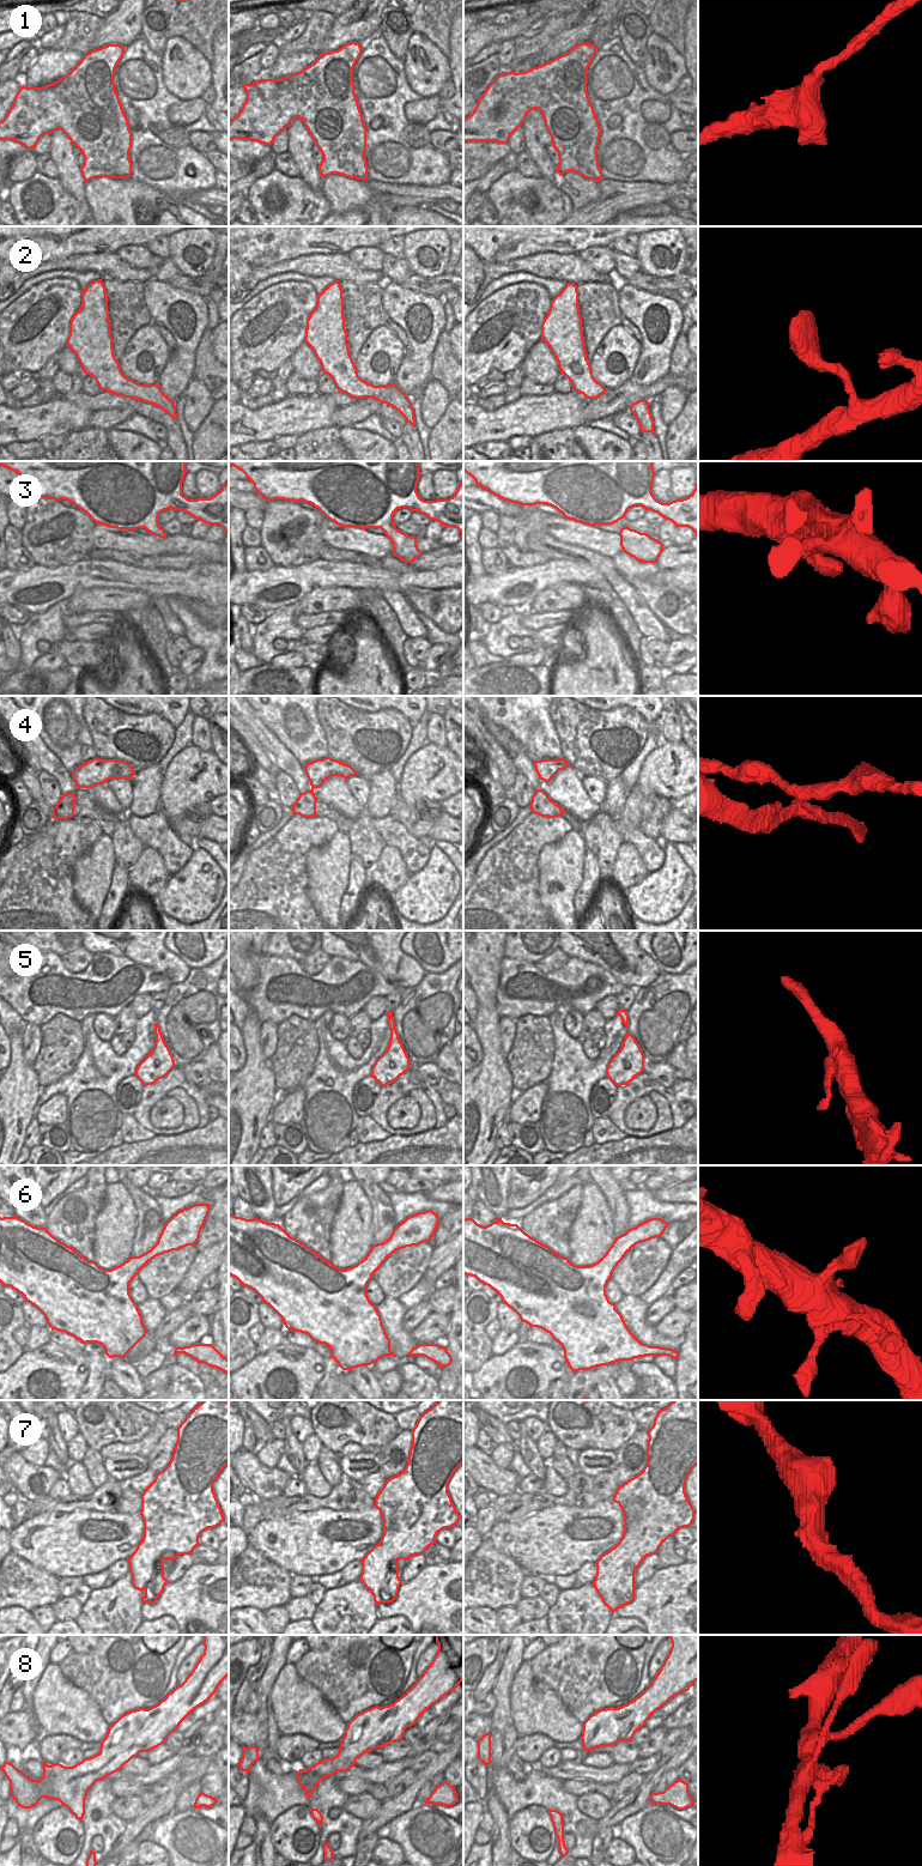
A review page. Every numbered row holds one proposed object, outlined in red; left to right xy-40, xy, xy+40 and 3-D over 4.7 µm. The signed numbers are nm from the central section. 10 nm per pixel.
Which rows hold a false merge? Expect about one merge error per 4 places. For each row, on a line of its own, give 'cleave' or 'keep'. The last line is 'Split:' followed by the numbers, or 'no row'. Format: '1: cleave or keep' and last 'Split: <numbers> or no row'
1: keep
2: keep
3: keep
4: keep
5: keep
6: keep
7: keep
8: cleave
Split: 8

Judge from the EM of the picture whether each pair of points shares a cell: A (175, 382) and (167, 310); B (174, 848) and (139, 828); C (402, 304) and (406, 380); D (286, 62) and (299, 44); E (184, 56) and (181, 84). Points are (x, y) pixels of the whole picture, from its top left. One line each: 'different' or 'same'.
A: same
B: same
C: same
D: different
E: same

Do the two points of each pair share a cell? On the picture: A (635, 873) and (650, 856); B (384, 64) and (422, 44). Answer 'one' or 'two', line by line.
A: two
B: two

